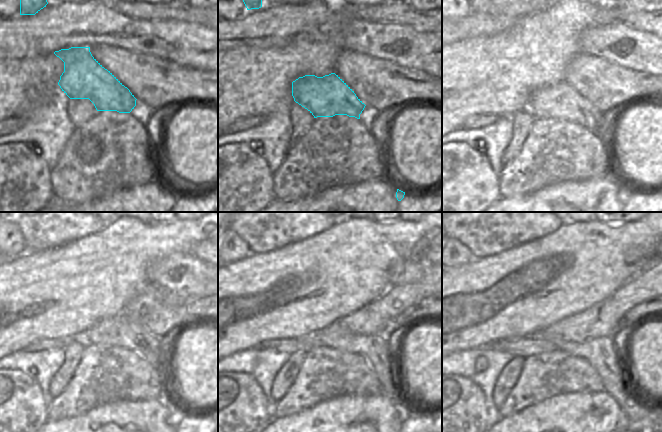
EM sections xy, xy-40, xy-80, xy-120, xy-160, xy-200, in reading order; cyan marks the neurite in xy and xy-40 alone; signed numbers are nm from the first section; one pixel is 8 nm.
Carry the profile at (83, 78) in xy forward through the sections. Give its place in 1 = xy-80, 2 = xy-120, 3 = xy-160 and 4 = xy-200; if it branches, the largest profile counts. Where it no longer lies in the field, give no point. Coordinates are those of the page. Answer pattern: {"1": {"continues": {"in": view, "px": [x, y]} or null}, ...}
{"1": {"continues": {"in": "xy-80", "px": [560, 101]}}, "2": {"continues": {"in": "xy-120", "px": [118, 331]}}, "3": {"continues": {"in": "xy-160", "px": [374, 348]}}, "4": {"continues": {"in": "xy-200", "px": [599, 352]}}}

